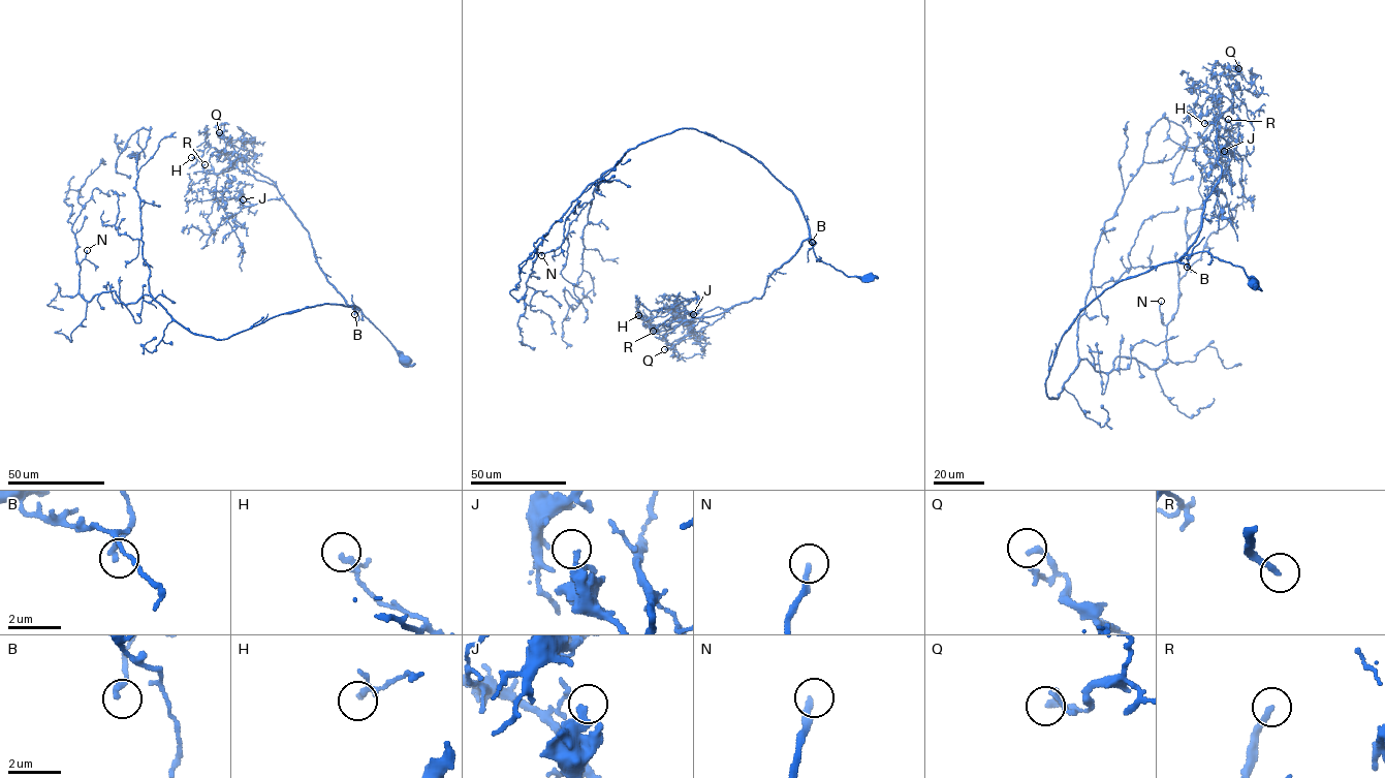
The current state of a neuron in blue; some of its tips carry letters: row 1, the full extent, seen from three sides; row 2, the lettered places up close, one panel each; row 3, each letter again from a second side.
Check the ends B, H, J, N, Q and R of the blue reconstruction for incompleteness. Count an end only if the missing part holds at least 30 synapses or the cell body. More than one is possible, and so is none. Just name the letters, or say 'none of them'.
N

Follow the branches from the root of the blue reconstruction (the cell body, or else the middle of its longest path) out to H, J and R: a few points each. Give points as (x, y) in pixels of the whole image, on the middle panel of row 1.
H: (867, 278), (819, 259), (806, 239), (770, 275), (761, 298), (659, 330), (638, 315)
J: (867, 278), (848, 277), (819, 259), (806, 239), (770, 275), (761, 298), (715, 315), (693, 314)
R: (867, 278), (819, 259), (806, 239), (770, 275), (761, 298), (653, 331)

